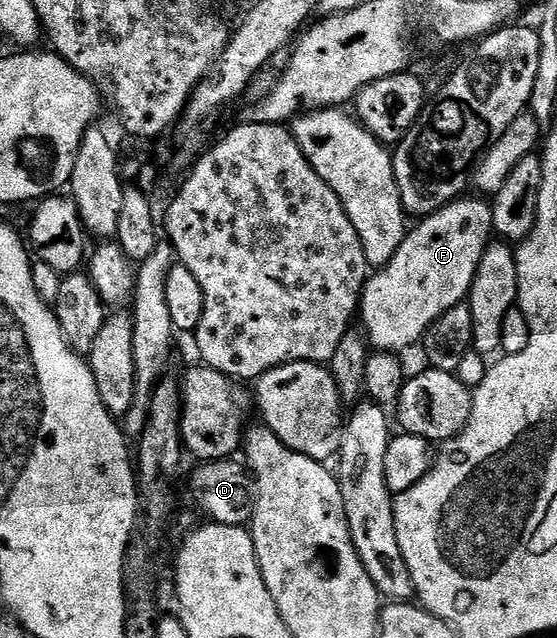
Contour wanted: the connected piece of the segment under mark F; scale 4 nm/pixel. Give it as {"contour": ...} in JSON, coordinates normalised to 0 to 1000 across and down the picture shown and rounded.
{"contour":[[[829,307],[806,317],[792,329],[758,340],[750,346],[756,350],[729,365],[724,382],[716,382],[716,395],[709,395],[704,408],[657,440],[655,451],[648,456],[645,505],[648,498],[655,509],[654,528],[671,550],[722,552],[720,549],[738,547],[747,536],[750,541],[761,531],[774,508],[781,508],[781,502],[788,502],[795,489],[829,478],[840,469],[860,408],[887,371],[883,321],[869,309],[842,309]]]}

